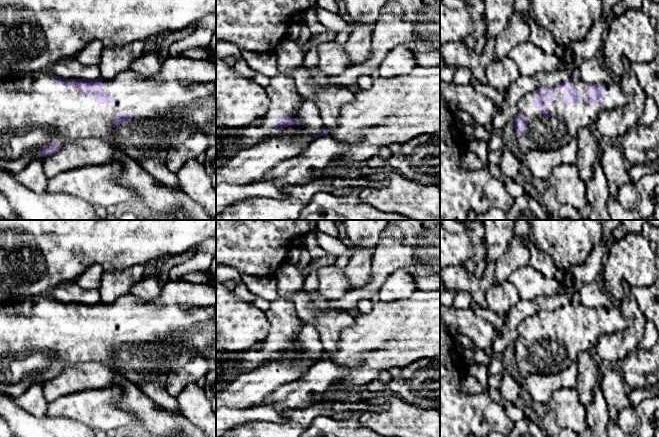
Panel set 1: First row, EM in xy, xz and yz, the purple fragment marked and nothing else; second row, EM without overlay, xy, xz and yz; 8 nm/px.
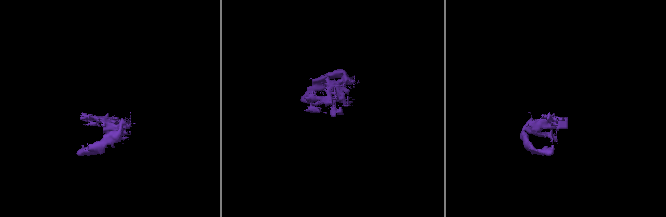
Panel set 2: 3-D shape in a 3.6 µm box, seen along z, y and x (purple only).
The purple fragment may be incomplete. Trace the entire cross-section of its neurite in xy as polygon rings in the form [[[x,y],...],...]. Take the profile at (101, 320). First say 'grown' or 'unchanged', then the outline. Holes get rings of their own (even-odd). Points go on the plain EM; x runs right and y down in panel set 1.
unchanged | [[[56,299],[51,300],[52,304],[56,304],[58,309],[62,310],[76,310],[81,320],[84,321],[85,317],[91,316],[94,319],[94,325],[99,328],[111,328],[115,326],[115,323],[110,319],[109,314],[102,312],[102,301],[97,303],[66,303]]]

